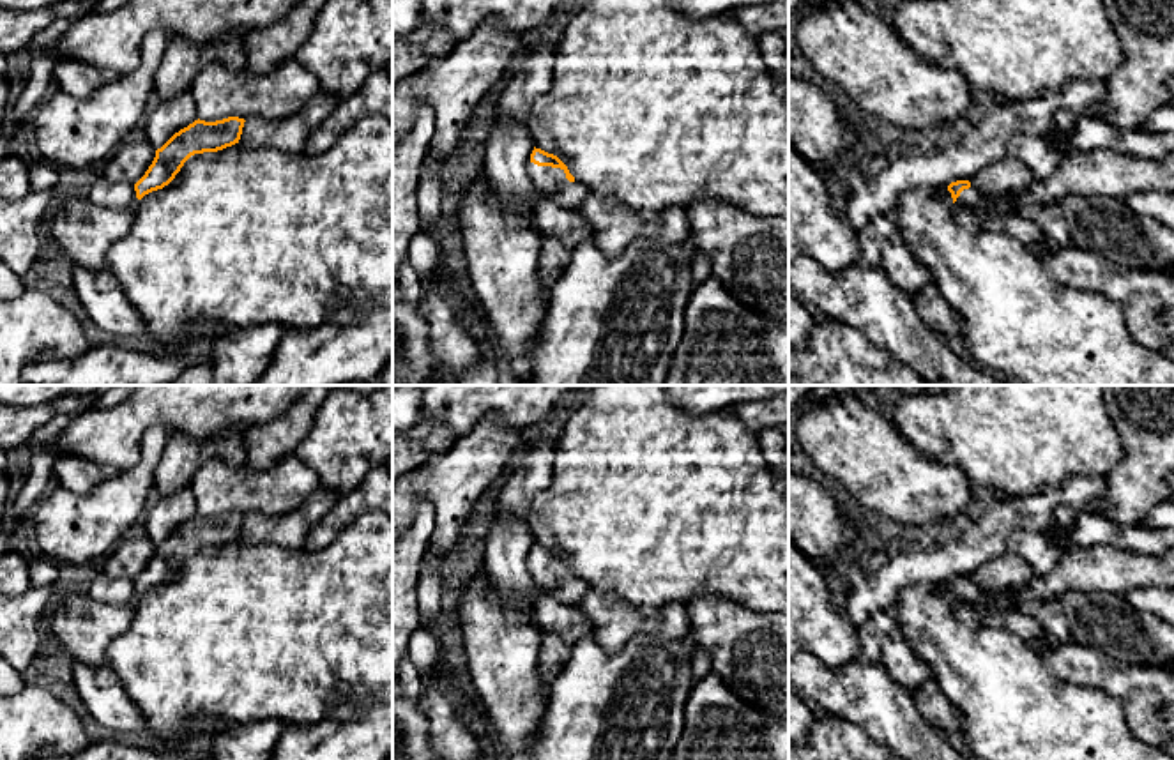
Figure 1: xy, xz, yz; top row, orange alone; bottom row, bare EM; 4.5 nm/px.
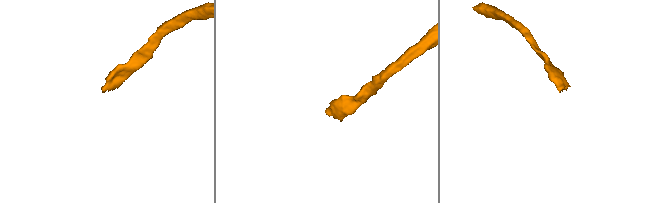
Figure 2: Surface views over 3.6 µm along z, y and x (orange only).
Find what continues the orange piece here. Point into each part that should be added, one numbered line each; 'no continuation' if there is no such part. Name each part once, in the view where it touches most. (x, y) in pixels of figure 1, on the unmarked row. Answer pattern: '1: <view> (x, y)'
1: xz (550, 578)

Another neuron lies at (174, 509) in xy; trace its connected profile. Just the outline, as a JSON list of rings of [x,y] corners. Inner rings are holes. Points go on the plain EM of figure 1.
[[[182,486],[173,493],[159,497],[156,505],[143,514],[145,537],[156,546],[175,528],[198,516],[191,486]]]

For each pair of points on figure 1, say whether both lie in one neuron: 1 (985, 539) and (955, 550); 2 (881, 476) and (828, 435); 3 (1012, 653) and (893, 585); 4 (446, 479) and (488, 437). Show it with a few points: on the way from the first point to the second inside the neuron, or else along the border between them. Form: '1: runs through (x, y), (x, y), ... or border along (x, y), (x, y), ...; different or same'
1: runs through (978, 541), (962, 550); same
2: runs through (869, 463), (840, 435); same
3: border along (939, 582), (909, 584), (891, 605); different
4: runs through (457, 469), (478, 448); same

